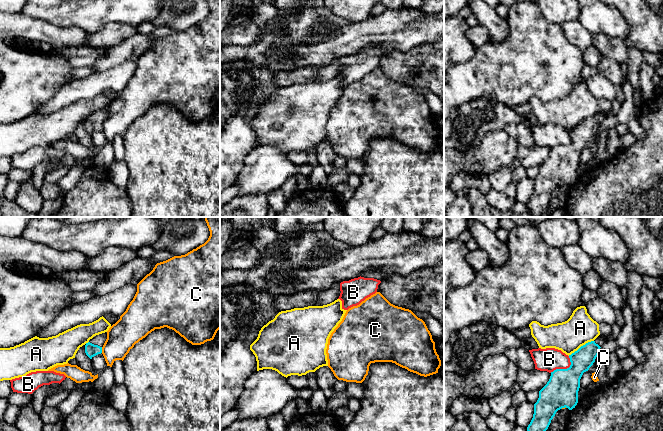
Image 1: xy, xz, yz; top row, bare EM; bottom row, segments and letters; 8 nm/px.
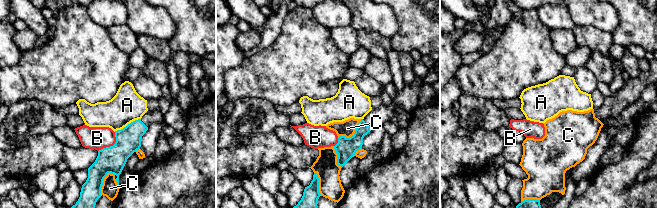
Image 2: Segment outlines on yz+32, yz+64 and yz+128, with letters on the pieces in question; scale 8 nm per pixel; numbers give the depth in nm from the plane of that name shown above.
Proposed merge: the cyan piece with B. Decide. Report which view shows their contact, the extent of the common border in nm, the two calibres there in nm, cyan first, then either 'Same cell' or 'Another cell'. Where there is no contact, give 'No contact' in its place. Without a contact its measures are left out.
Touches cyan in yz. Shared border 200 nm. Thickness 260 nm (cyan) against 190 nm. Another cell

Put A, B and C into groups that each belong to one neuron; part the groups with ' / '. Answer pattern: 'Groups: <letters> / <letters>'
Groups: A / B / C

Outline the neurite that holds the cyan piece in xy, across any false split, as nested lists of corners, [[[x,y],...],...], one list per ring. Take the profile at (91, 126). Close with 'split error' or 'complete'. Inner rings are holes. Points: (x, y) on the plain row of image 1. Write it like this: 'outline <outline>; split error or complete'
outline [[[107,108],[94,112],[85,121],[86,131],[92,135],[94,132],[102,129],[102,123],[107,115]]]; split error

